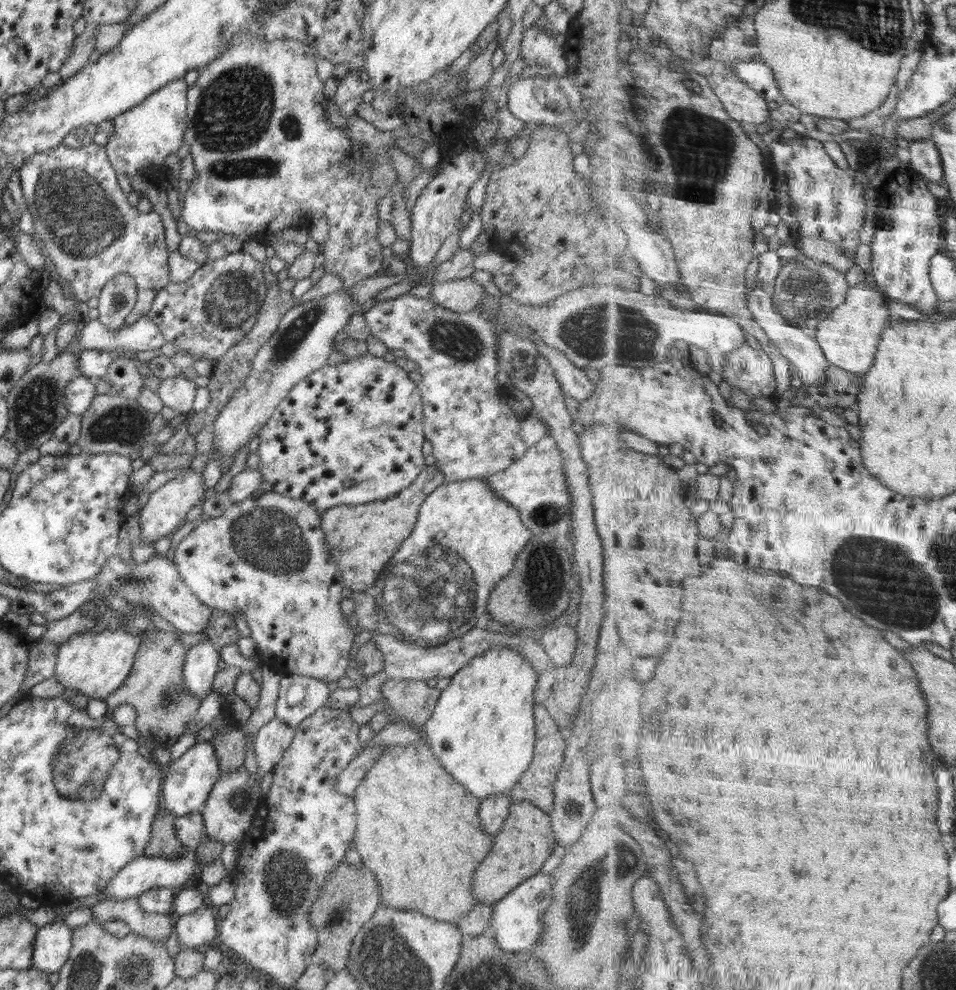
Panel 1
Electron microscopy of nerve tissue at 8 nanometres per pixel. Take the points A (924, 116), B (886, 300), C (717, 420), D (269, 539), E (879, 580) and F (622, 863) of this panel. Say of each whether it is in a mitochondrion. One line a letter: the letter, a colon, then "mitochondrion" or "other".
A: other
B: other
C: other
D: mitochondrion
E: mitochondrion
F: mitochondrion

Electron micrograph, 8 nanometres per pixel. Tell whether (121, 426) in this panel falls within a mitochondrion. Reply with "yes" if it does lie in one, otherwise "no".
yes

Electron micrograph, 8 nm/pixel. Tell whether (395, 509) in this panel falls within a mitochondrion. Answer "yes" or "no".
no

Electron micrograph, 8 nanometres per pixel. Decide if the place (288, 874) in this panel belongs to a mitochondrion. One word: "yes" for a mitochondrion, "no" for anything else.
yes

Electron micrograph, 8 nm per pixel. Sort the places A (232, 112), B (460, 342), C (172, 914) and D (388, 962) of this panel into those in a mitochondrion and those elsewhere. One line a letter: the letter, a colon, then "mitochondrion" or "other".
A: mitochondrion
B: mitochondrion
C: other
D: mitochondrion

